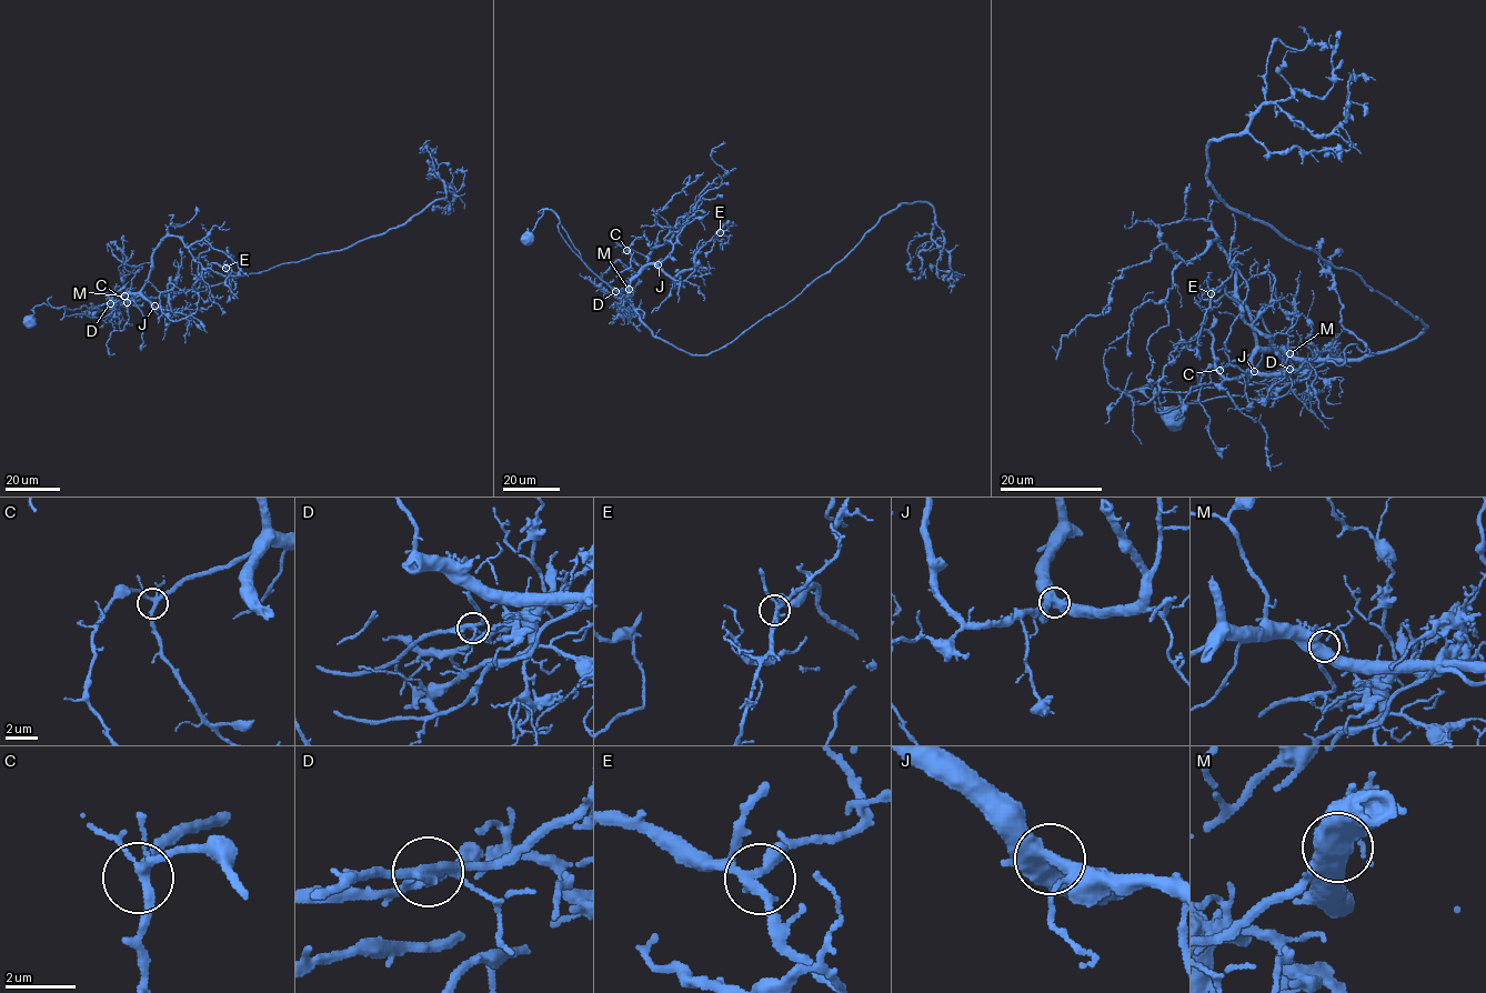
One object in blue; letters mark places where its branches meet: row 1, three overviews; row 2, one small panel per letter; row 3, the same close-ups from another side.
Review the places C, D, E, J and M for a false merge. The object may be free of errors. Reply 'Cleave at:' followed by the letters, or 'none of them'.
Cleave at: D

